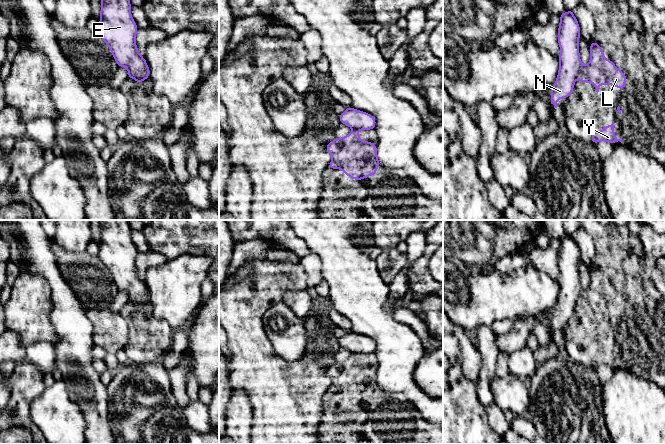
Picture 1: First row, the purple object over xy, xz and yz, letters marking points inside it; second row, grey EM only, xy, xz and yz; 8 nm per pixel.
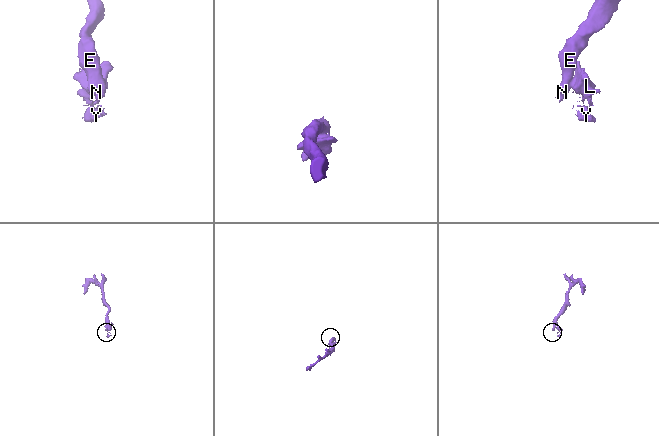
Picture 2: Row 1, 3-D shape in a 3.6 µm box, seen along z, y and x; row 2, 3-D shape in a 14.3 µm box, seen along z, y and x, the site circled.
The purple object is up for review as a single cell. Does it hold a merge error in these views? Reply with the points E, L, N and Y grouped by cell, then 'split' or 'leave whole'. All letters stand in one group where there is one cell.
E N / L Y | split

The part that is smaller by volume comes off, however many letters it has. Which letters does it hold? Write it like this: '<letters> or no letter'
L, Y

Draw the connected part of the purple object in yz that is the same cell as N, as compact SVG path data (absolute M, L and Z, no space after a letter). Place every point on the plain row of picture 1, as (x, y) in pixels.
M573 233L560 238L558 268L560 271L557 303L550 314L551 328L557 331L557 324L567 323L574 314L574 308L582 286L579 277L580 250Z

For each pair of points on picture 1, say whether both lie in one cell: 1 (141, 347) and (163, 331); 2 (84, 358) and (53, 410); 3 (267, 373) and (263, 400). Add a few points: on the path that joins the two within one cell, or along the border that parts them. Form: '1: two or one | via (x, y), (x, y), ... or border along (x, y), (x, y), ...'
1: one | via (146, 346), (158, 336)
2: two | border along (63, 381), (68, 396), (79, 408)
3: one | via (267, 380), (267, 393)

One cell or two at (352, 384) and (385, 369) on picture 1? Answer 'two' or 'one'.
two

